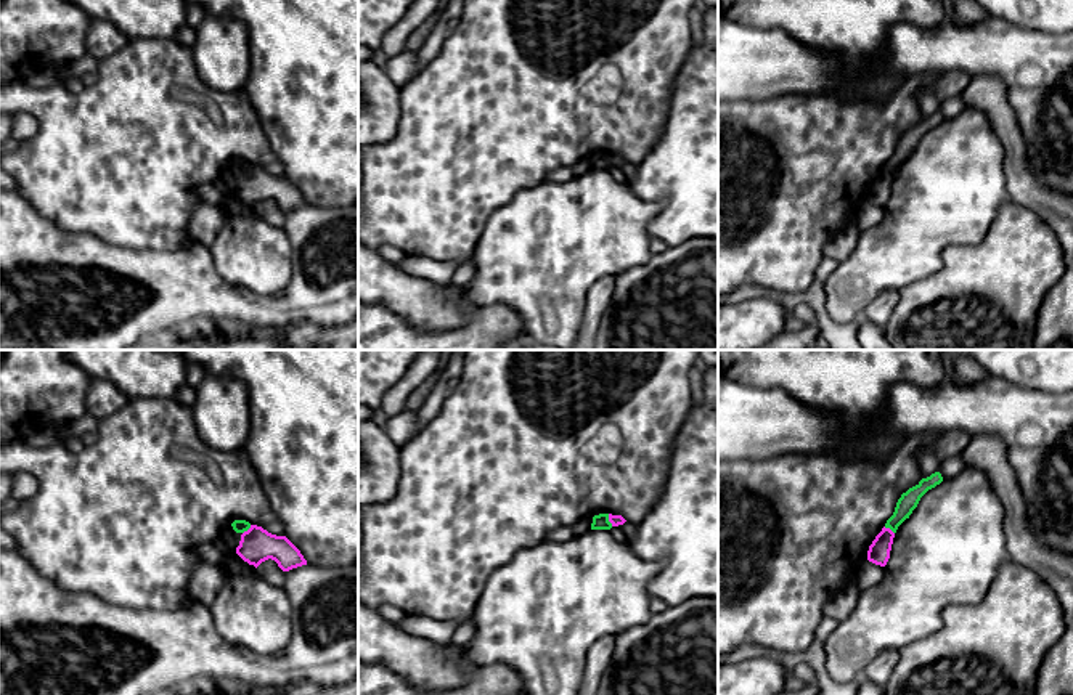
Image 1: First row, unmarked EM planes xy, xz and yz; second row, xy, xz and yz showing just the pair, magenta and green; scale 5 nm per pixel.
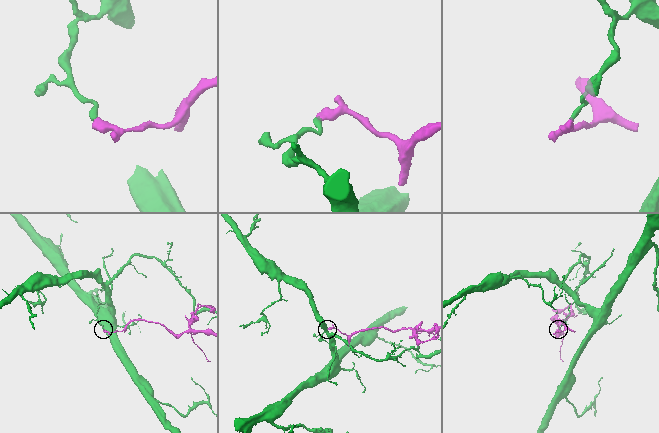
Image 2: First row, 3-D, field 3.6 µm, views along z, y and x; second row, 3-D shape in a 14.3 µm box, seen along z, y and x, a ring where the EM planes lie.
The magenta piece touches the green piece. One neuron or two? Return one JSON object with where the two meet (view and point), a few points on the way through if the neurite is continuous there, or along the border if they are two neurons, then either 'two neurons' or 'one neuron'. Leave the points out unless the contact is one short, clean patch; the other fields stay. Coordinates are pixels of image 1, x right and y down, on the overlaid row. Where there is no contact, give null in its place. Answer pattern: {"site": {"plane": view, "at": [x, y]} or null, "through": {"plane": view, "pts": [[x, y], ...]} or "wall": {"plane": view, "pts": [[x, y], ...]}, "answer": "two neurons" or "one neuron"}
{"site": {"plane": "xz", "at": [609, 520]}, "wall": {"plane": "xz", "pts": [[607, 514], [612, 525]]}, "answer": "two neurons"}

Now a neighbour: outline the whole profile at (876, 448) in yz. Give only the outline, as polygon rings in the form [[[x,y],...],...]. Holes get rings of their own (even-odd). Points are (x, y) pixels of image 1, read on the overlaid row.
[[[869,433],[861,445],[848,451],[843,451],[842,454],[835,457],[842,461],[867,459],[874,462],[882,462],[903,443],[904,440],[898,438],[893,433],[883,433],[880,437],[877,433]]]

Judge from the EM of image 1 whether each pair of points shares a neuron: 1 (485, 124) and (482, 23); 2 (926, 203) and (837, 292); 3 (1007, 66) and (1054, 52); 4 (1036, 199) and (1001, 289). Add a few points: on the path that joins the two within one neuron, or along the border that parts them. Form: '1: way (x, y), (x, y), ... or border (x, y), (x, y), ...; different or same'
1: way (485, 98), (485, 48); same
2: way (906, 225), (860, 272); same
3: way (1019, 55), (1022, 52), (1043, 52); same
4: border (1009, 198), (1032, 209), (1056, 235); different

